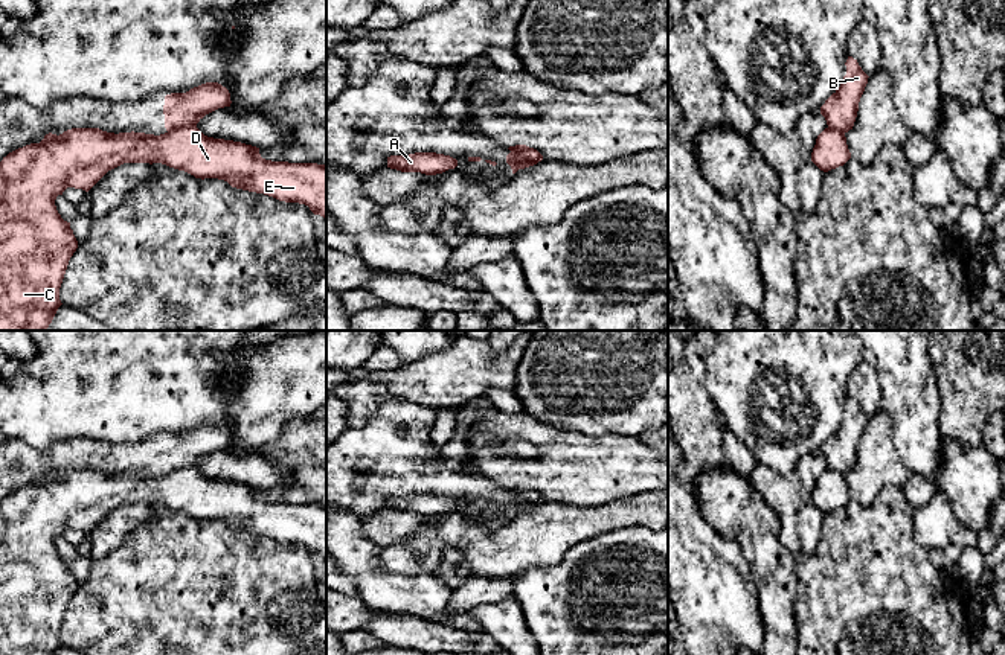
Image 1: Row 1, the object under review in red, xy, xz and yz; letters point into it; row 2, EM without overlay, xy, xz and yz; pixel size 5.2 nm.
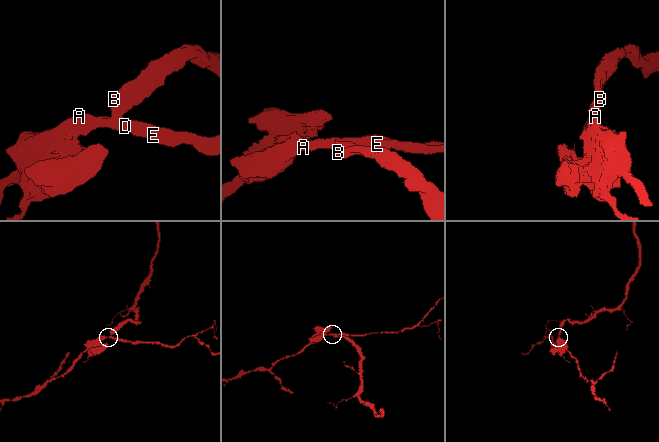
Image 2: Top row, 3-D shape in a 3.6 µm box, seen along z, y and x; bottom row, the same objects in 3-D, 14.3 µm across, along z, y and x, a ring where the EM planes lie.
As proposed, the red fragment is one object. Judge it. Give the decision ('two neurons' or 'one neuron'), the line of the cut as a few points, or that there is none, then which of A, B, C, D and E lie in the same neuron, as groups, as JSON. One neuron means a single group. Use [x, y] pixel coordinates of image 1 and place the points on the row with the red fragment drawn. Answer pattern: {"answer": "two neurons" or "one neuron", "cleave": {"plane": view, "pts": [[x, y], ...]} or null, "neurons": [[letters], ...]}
{"answer": "two neurons", "cleave": {"plane": "xy", "pts": [[195, 125], [168, 131]]}, "neurons": [["A", "C", "D", "E"], ["B"]]}

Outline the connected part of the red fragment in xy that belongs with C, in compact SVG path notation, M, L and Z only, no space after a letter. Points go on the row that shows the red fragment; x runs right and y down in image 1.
M197 126L168 131L160 136L145 133L107 133L99 128L72 128L63 134L46 134L40 143L31 143L9 152L0 161L0 331L46 331L58 308L59 288L78 241L56 210L55 200L67 187L88 192L108 171L124 163L162 163L185 171L195 178L218 178L232 187L264 193L285 203L299 203L314 215L326 218L326 166L317 163L288 163L265 160L259 148L241 142L204 136Z

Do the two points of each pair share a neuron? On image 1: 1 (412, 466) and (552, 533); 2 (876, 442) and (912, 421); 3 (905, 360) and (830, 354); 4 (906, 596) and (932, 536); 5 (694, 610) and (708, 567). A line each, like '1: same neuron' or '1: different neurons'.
1: different neurons
2: different neurons
3: different neurons
4: different neurons
5: same neuron

